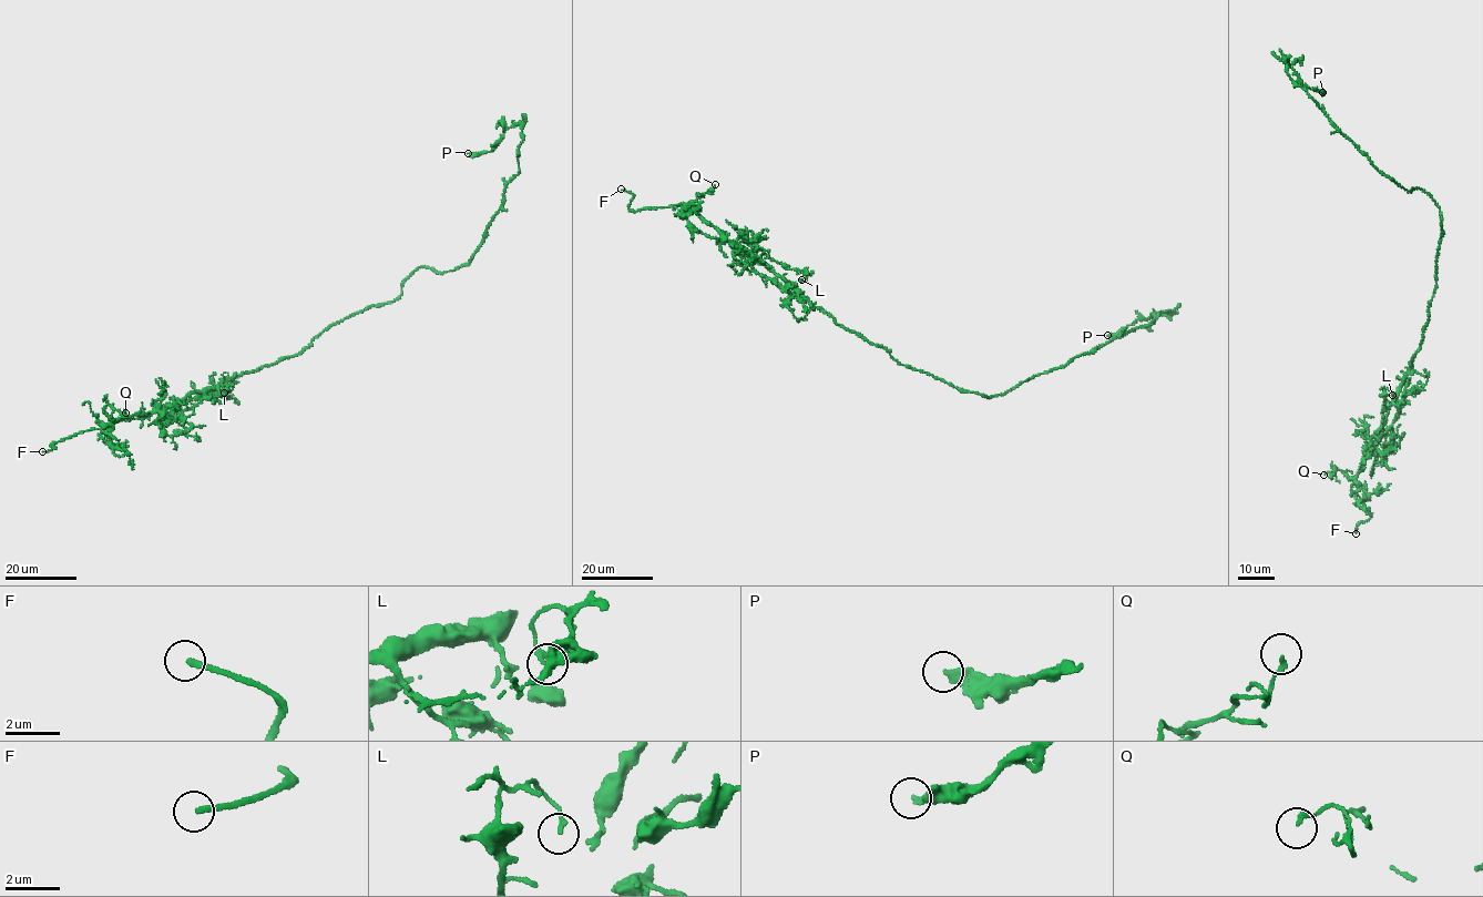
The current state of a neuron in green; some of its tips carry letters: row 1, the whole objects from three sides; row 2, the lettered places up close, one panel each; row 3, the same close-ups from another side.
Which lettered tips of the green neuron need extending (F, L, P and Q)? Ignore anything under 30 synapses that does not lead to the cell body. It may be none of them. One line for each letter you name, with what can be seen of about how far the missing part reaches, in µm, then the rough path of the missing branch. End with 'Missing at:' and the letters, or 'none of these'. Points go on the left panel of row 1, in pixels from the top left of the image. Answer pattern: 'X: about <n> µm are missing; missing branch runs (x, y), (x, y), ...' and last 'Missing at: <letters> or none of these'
F: about 20 µm are missing
Missing at: F

